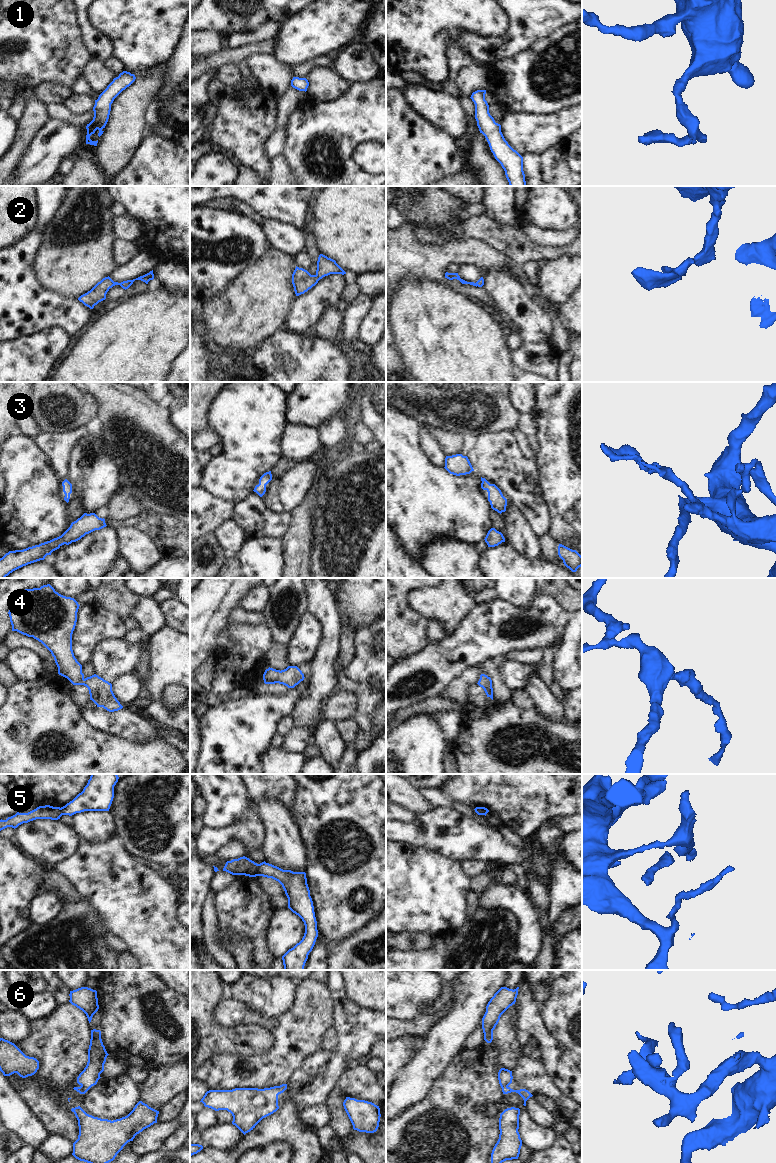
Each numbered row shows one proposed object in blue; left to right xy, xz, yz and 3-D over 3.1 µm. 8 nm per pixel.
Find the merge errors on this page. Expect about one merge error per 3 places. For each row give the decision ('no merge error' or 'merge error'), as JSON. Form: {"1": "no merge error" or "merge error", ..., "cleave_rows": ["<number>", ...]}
{"1": "no merge error", "2": "no merge error", "3": "no merge error", "4": "no merge error", "5": "merge error", "6": "no merge error", "cleave_rows": ["5"]}

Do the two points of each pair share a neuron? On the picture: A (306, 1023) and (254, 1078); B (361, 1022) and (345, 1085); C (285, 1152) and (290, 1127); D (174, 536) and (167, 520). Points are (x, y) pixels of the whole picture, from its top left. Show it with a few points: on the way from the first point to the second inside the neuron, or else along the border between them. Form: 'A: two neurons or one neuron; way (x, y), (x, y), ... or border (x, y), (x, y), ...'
A: one neuron; way (295, 1037), (268, 1067)
B: two neurons; border (344, 1070), (336, 1084)
C: two neurons; border (264, 1144), (285, 1140), (293, 1152)
D: two neurons; border (158, 516), (168, 527), (176, 527), (179, 524)

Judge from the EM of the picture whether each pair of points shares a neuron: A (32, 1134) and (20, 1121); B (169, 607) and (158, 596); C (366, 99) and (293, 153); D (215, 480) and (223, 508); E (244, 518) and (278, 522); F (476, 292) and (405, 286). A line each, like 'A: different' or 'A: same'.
A: same
B: different
C: same
D: different
E: same
F: different

